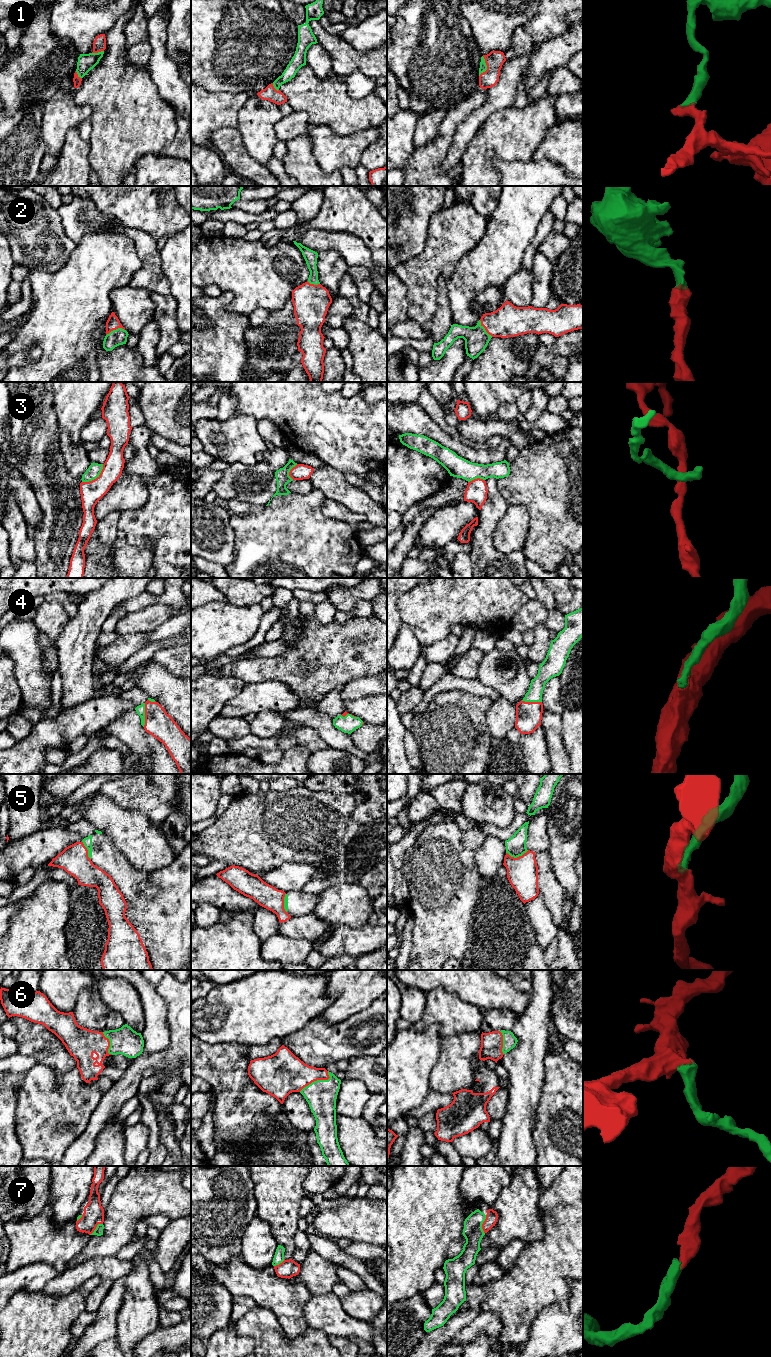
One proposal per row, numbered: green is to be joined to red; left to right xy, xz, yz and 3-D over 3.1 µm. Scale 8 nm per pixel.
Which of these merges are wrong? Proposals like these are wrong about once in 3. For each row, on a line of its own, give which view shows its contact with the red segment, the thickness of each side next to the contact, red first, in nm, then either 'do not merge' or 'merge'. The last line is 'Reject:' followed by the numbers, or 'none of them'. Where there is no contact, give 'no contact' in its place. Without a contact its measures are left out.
1: yz | 150/60 nm | merge
2: xy | 110/130 nm | merge
3: xy | 180/110 nm | do not merge
4: xy | 220/70 nm | merge
5: yz | 260/160 nm | do not merge
6: xz | 300/240 nm | merge
7: yz | 100/160 nm | merge
Reject: 3, 5

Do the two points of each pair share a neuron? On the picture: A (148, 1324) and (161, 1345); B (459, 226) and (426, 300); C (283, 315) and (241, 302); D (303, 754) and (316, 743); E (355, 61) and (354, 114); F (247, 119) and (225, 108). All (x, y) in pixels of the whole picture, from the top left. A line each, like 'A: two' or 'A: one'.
A: two
B: one
C: two
D: two
E: two
F: two

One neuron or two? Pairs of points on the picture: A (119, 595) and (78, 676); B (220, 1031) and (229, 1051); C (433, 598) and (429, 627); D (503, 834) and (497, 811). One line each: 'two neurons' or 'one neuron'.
A: one neuron
B: two neurons
C: one neuron
D: two neurons

